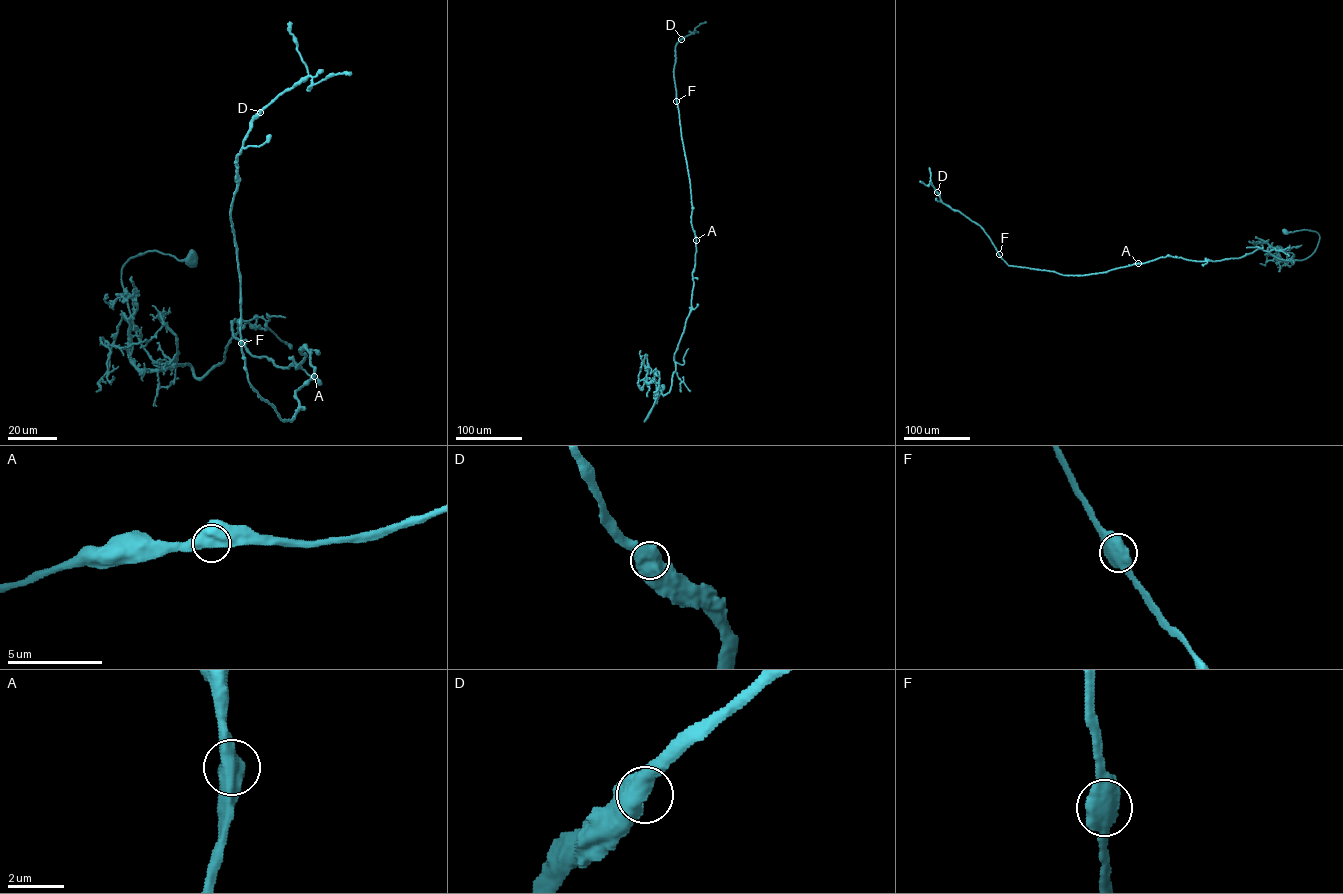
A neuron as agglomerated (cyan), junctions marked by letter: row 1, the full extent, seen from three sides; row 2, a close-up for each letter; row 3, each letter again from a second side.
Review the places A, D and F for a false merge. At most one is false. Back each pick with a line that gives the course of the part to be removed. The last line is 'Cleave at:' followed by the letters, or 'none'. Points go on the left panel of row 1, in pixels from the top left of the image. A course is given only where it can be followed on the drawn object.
Cleave at: none

